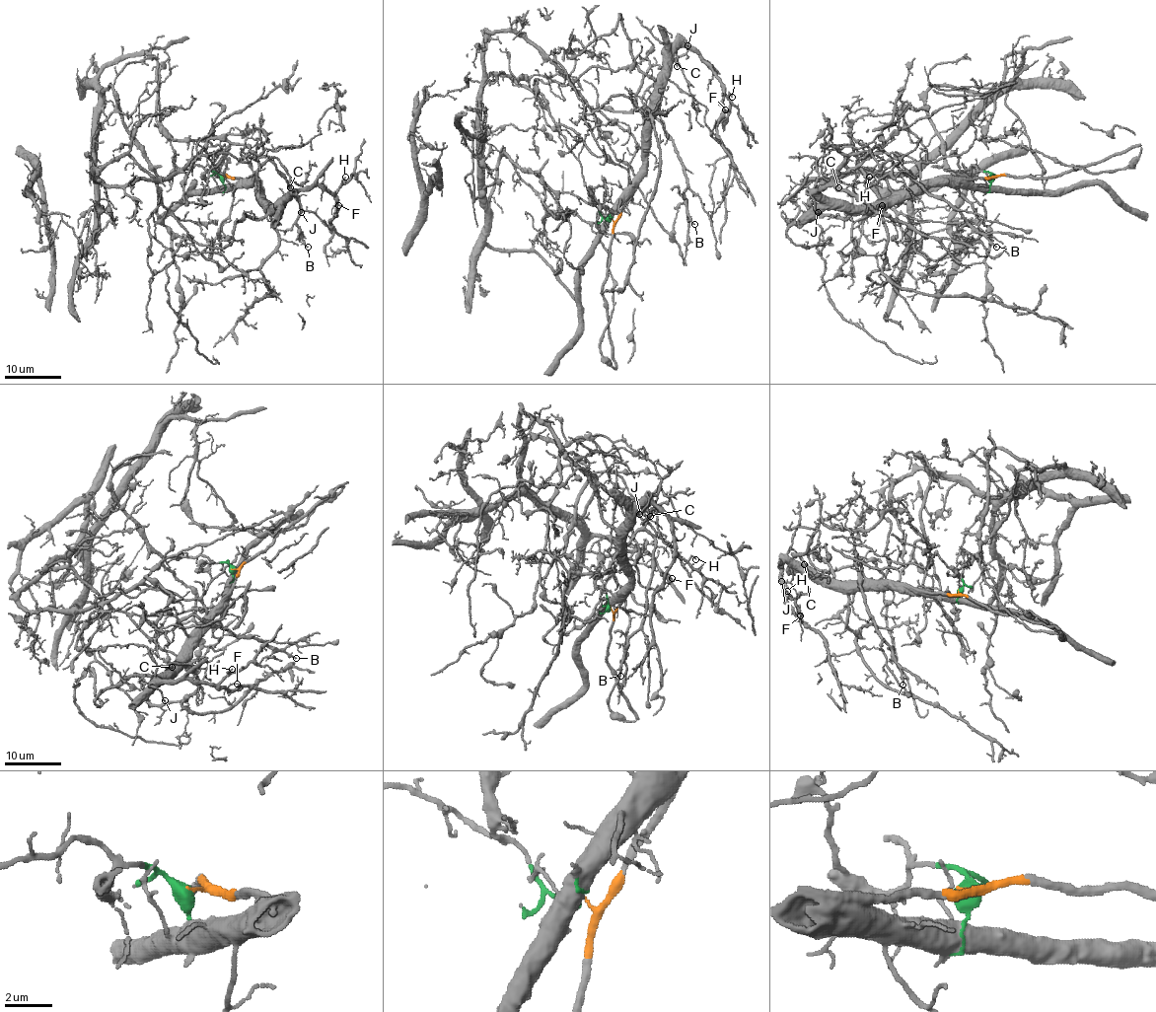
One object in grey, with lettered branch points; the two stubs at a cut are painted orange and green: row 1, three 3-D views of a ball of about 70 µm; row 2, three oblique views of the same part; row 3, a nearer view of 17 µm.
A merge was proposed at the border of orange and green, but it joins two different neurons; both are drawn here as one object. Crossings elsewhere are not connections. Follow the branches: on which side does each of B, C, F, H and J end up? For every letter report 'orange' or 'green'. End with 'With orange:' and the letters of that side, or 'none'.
B: orange
C: orange
F: orange
H: orange
J: orange
With orange: B, C, F, H, J

